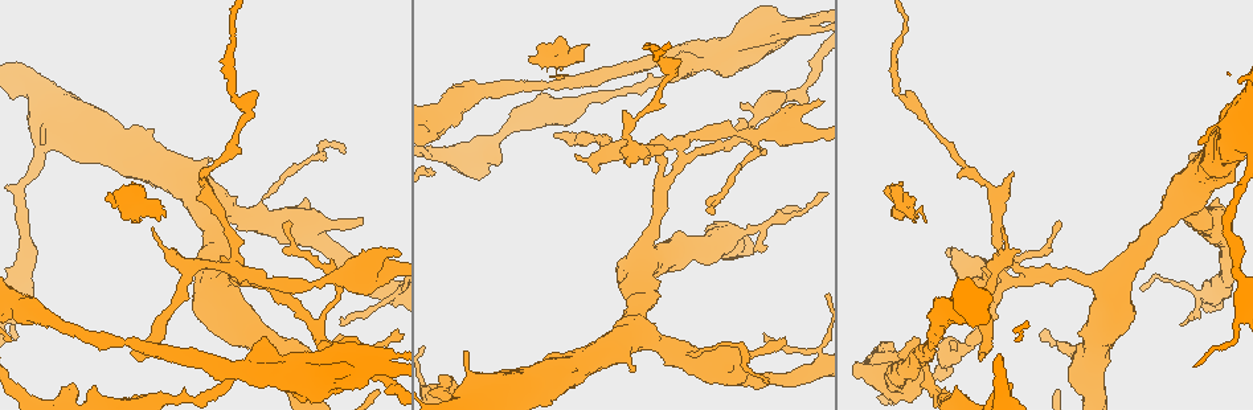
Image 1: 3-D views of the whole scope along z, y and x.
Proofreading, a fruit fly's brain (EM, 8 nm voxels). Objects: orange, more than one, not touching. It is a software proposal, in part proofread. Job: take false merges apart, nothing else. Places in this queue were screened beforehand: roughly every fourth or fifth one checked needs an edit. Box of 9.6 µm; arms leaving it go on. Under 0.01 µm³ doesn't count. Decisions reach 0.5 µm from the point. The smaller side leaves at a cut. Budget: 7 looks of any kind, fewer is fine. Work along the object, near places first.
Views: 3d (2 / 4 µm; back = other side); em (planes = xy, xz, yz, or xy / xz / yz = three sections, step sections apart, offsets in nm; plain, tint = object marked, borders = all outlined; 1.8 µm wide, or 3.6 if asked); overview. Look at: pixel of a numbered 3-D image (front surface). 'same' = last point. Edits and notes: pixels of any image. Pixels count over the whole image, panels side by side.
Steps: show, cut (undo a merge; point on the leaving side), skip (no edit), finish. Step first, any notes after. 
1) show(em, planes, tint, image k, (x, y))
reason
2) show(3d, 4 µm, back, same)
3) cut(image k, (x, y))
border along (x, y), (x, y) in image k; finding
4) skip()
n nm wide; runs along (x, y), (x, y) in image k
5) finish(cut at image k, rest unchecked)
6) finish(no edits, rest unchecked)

show(em, planes, plain, image 1, (546, 83))
a narrow waist

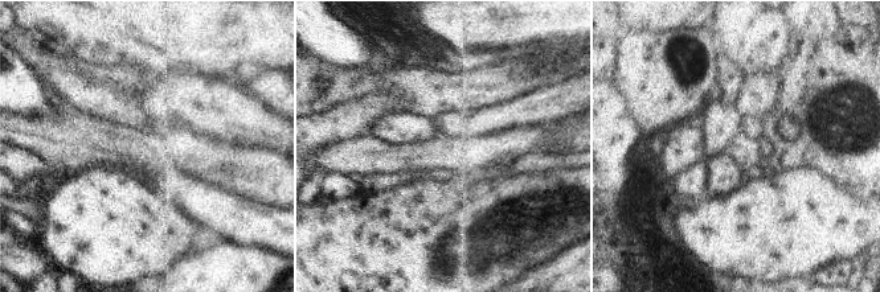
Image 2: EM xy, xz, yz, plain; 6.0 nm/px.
show(em, planes, tint, same)

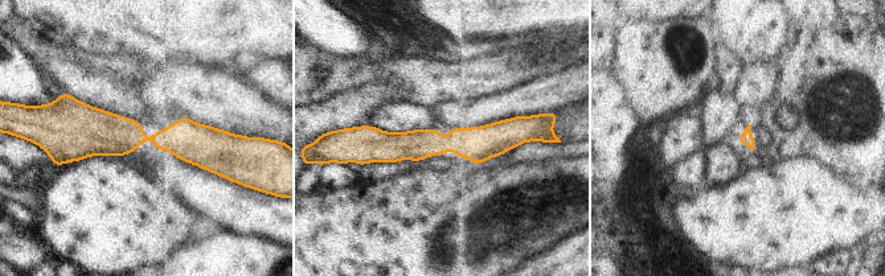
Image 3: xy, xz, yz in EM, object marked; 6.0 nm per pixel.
skip()
continuous, no second neuron

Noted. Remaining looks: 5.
show(em, 3.6 µm, planes, tint, image 1, (644, 252))
thick turns thin

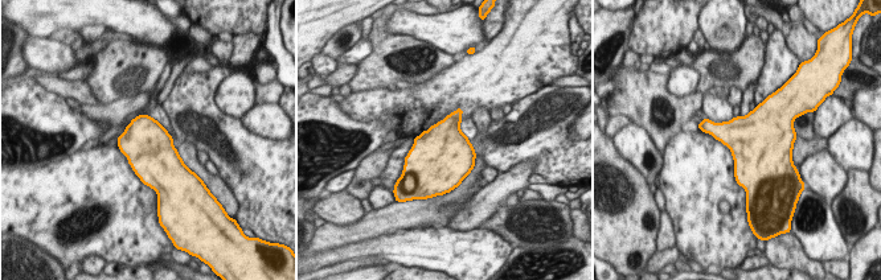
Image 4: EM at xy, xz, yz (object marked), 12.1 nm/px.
skip()
all the same neuron

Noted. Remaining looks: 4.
show(3d, 4 µm, image 1, (222, 202))
calibre changes

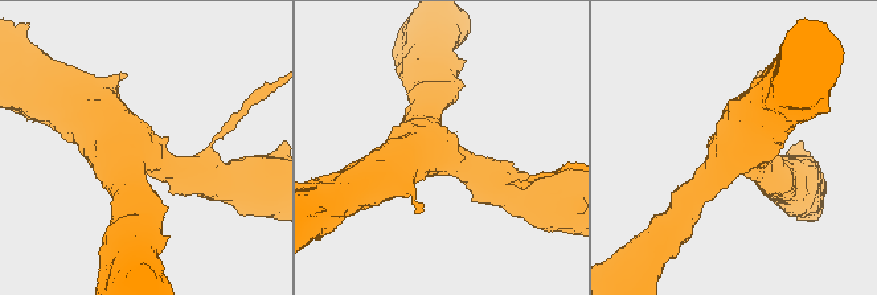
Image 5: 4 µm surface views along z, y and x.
show(em, planes, tint, image 5, (148, 152))

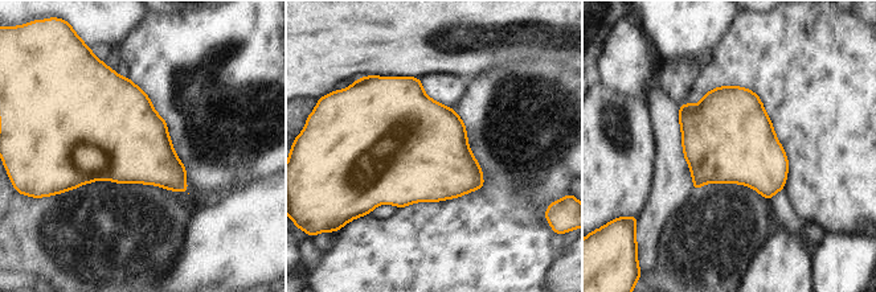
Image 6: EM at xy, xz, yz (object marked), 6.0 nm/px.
skip()
550 nm wide; continuous, no second neuron

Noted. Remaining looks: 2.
finish(no edits, rest unchecked)

